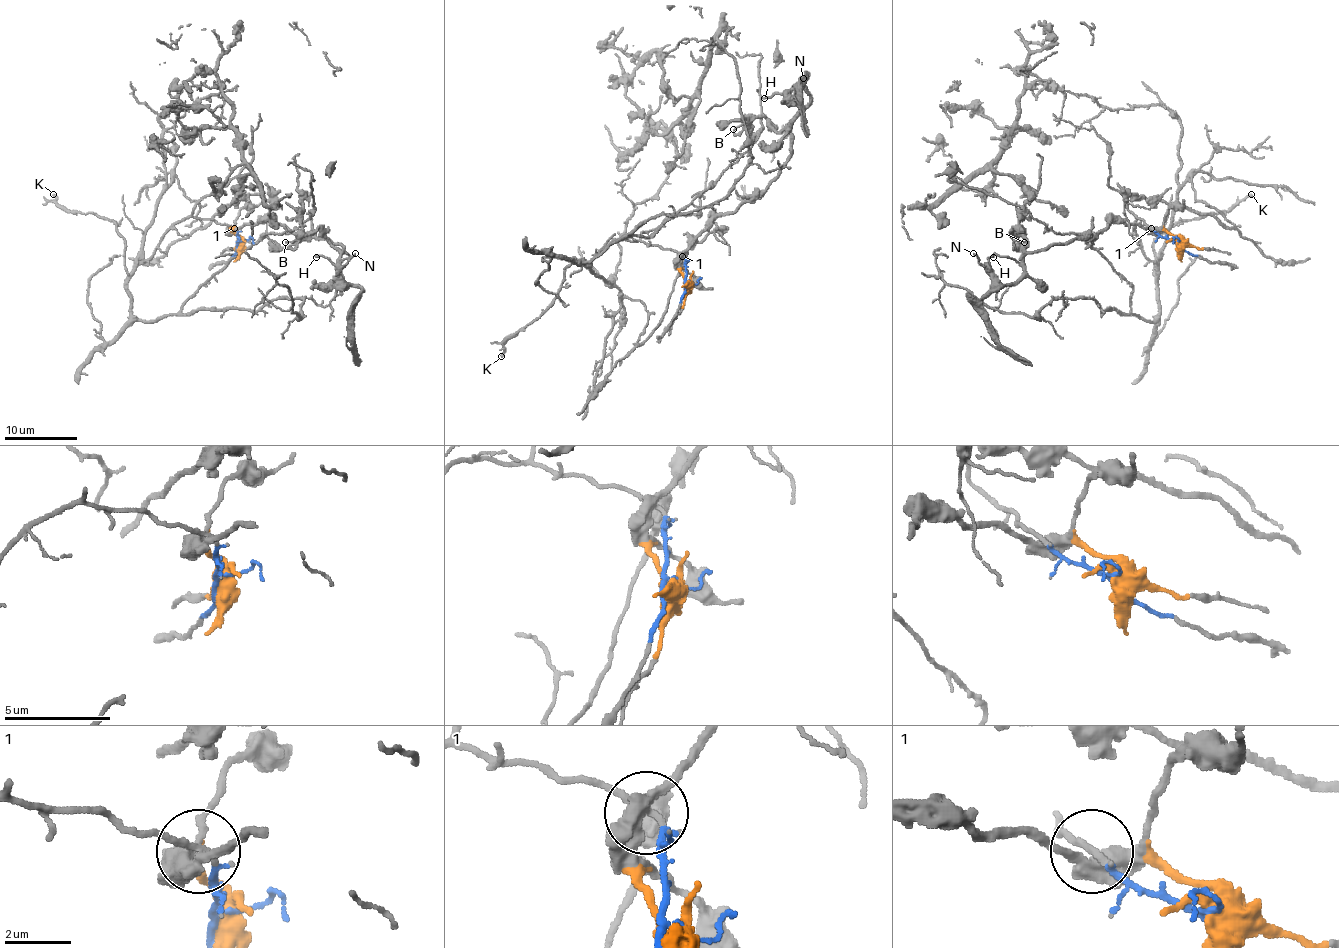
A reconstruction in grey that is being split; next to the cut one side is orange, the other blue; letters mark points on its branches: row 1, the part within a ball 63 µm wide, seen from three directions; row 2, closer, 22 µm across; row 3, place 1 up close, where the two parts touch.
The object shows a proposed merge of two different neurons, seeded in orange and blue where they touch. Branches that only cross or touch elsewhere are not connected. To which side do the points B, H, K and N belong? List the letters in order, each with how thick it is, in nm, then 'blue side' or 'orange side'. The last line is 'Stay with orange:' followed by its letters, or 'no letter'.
B: calibre 130 nm; orange side
H: calibre 180 nm; orange side
K: calibre 180 nm; blue side
N: calibre 150 nm; orange side
Stay with orange: B, H, N

